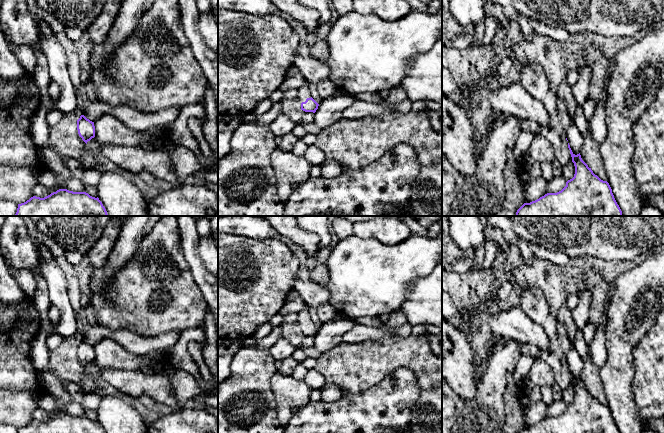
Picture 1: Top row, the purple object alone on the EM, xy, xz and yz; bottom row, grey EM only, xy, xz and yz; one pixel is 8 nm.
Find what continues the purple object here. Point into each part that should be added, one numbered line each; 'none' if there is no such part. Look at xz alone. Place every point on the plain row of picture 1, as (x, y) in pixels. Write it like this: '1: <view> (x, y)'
1: xz (303, 315)

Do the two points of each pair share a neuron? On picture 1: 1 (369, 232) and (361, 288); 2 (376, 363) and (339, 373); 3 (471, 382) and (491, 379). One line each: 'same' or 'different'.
1: different
2: same
3: different

